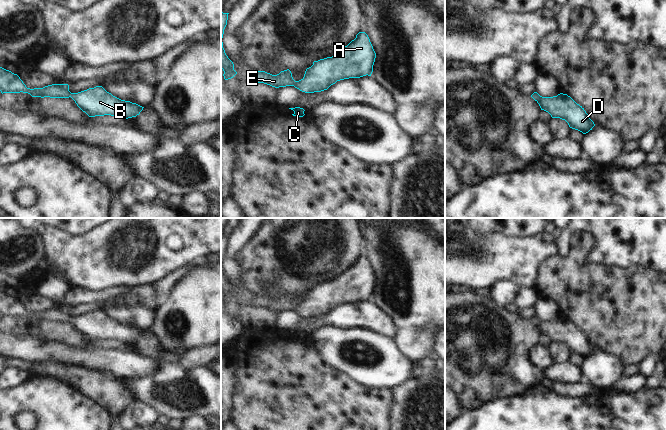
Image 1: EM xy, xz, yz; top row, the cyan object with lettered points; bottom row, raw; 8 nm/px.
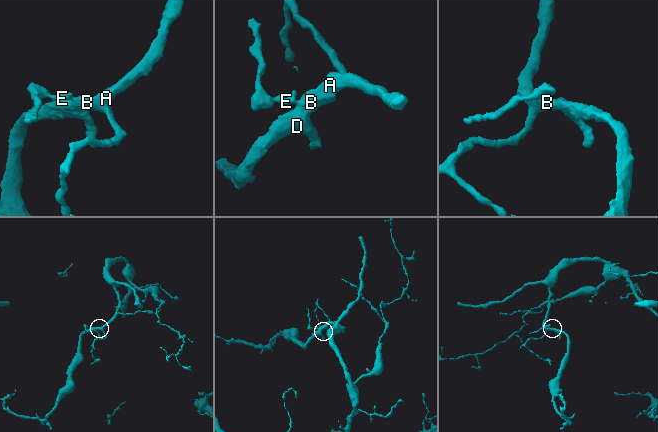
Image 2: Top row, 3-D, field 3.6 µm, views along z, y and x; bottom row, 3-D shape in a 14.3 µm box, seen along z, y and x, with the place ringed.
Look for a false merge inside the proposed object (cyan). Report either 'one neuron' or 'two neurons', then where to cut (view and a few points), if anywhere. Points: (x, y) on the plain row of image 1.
one neuron | no cut

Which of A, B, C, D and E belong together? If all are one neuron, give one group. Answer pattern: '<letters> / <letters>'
A B C D E

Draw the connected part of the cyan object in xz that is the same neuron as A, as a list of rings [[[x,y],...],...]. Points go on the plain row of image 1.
[[[359,256],[354,264],[334,280],[314,285],[299,305],[295,305],[287,293],[277,299],[265,295],[253,296],[250,306],[264,307],[275,312],[294,310],[305,317],[321,316],[340,304],[371,300],[375,282],[376,277],[368,259]]]

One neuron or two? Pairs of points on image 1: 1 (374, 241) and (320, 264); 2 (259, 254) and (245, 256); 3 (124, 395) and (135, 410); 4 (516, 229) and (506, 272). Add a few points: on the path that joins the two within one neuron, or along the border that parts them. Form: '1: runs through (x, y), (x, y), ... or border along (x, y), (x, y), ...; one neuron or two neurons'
1: border along (359, 231), (362, 239); two neurons
2: runs through (256, 256), (248, 256); one neuron
3: border along (134, 400), (119, 415); two neurons
4: border along (491, 231), (508, 236), (537, 233); two neurons

